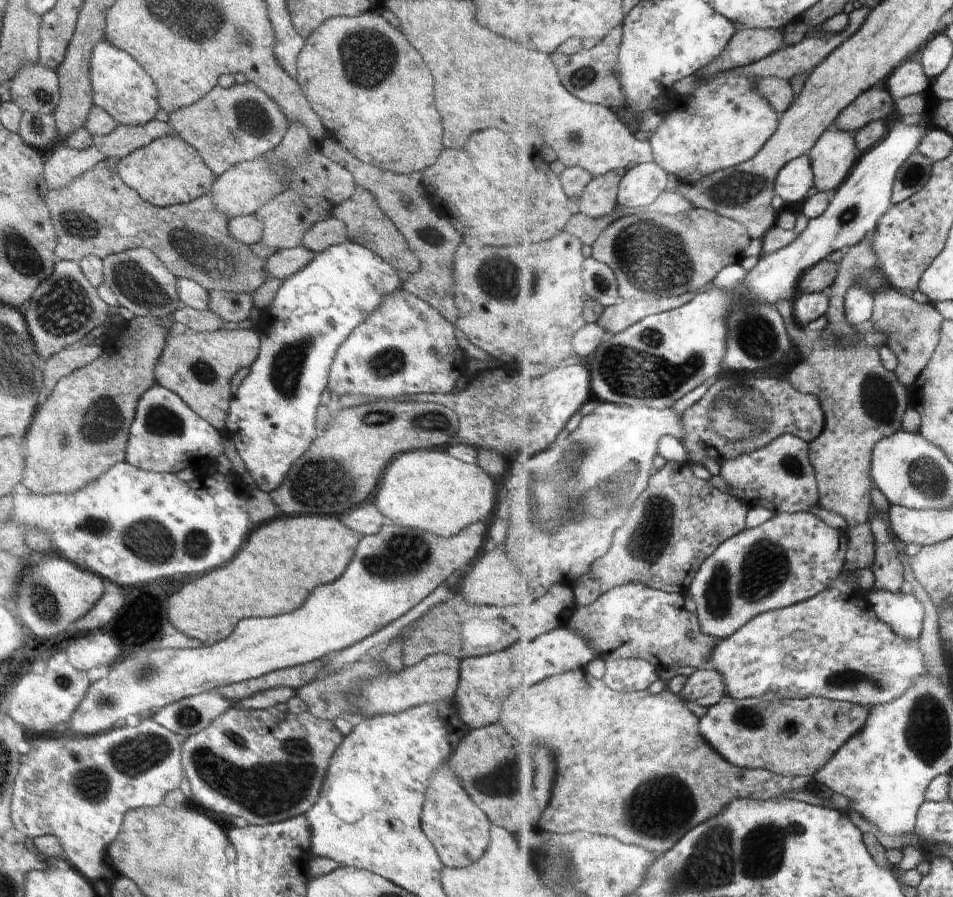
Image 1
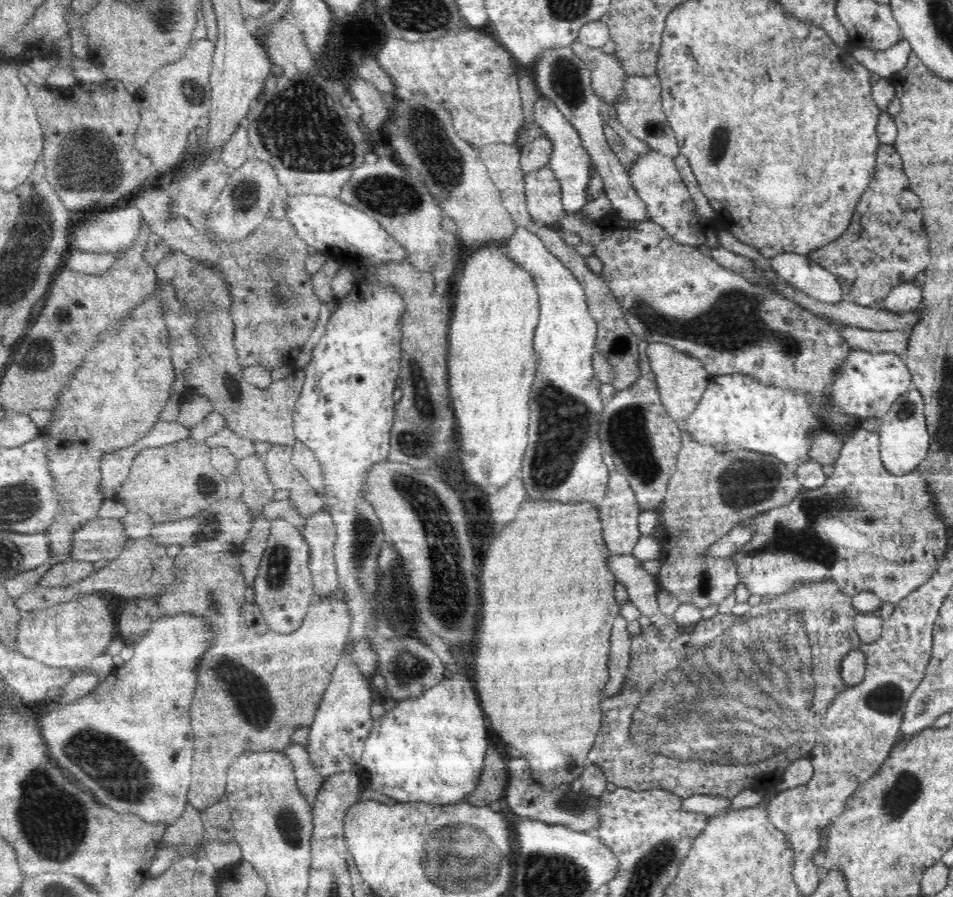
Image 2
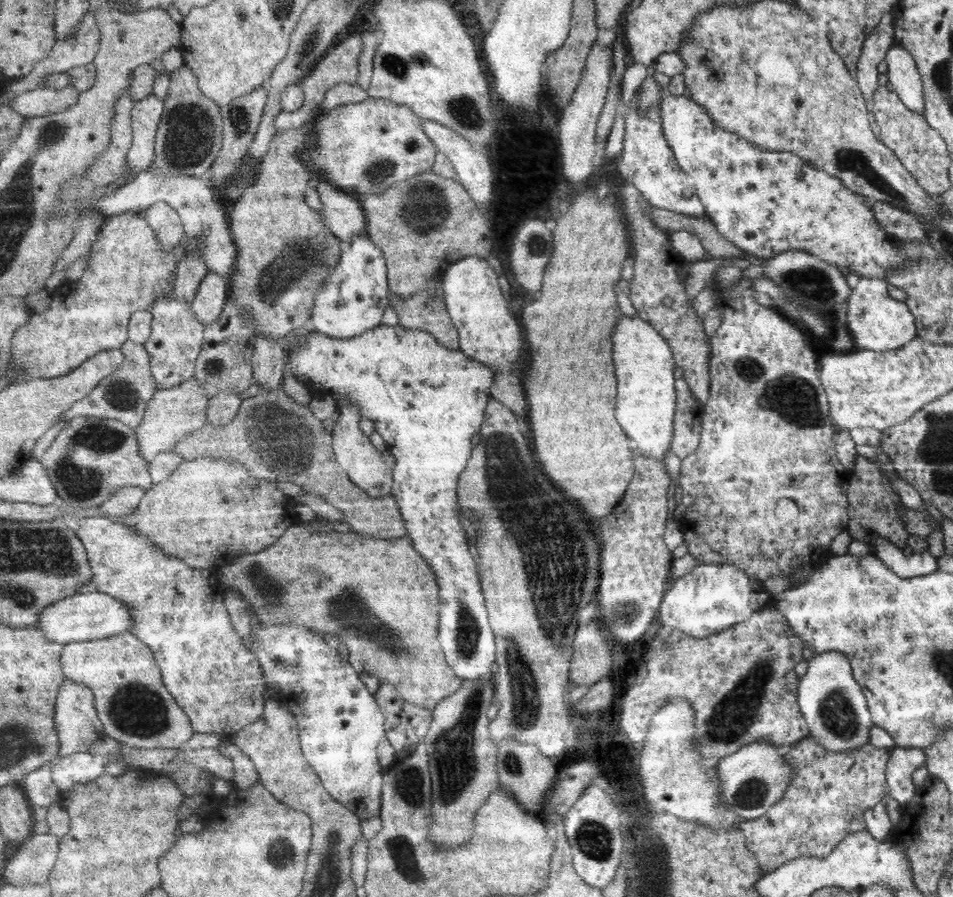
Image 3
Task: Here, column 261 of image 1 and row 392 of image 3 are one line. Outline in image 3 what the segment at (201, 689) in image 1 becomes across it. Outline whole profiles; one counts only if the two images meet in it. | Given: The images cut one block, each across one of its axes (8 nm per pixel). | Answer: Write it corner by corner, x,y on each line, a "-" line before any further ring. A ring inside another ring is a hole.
622,314
614,332
614,364
618,376
616,418
633,447
648,458
662,461
674,434
676,410
676,361
665,338
644,319

